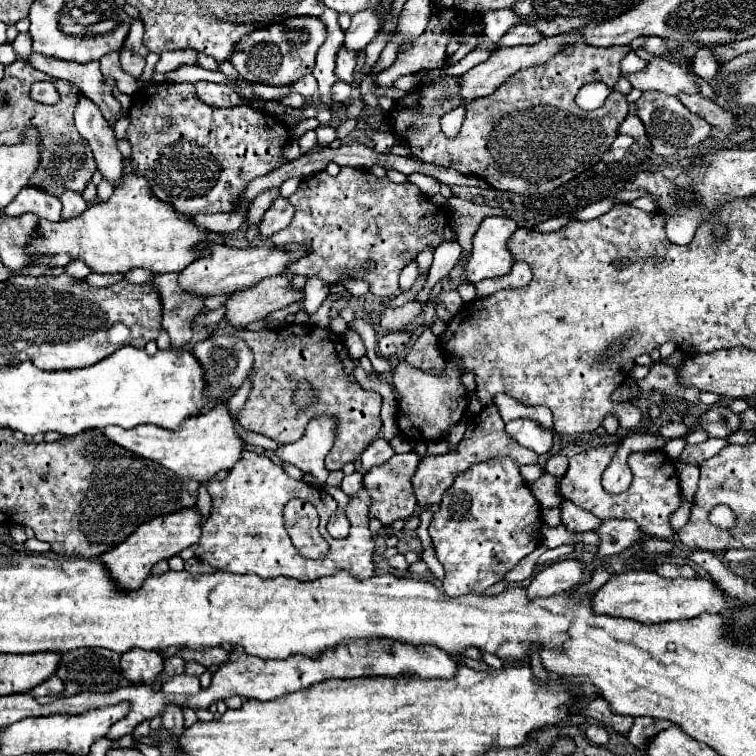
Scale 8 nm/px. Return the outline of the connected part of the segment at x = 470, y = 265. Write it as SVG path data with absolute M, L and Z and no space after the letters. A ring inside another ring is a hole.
M489 215L481 221L473 237L473 255L465 265L469 283L503 277L511 271L515 259L507 249L507 241L515 229L517 223L509 217Z

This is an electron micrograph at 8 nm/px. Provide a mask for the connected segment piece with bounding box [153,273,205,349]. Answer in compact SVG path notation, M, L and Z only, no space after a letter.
M177 273L155 275L153 285L163 299L163 329L169 333L171 347L183 347L193 337L193 319L203 309L203 295L191 295L177 283Z

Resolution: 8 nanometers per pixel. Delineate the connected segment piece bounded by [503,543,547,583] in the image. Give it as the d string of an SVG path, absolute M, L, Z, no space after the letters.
M541 543L539 545L539 549L535 549L533 553L529 553L527 557L523 557L521 559L521 563L517 563L517 567L515 569L511 569L503 579L505 581L509 581L509 583L515 583L515 581L525 581L527 577L531 577L533 575L533 571L535 571L535 565L537 565L537 559L541 557L541 553L545 553L547 551L547 547Z

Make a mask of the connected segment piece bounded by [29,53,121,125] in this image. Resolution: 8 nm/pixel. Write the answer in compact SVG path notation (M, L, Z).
M33 53L29 63L35 69L51 75L53 79L69 81L77 86L83 95L87 95L87 99L91 99L101 109L101 113L109 121L109 125L115 125L121 105L113 95L113 87L104 84L105 77L100 71L99 60L85 64L71 63L71 61Z

